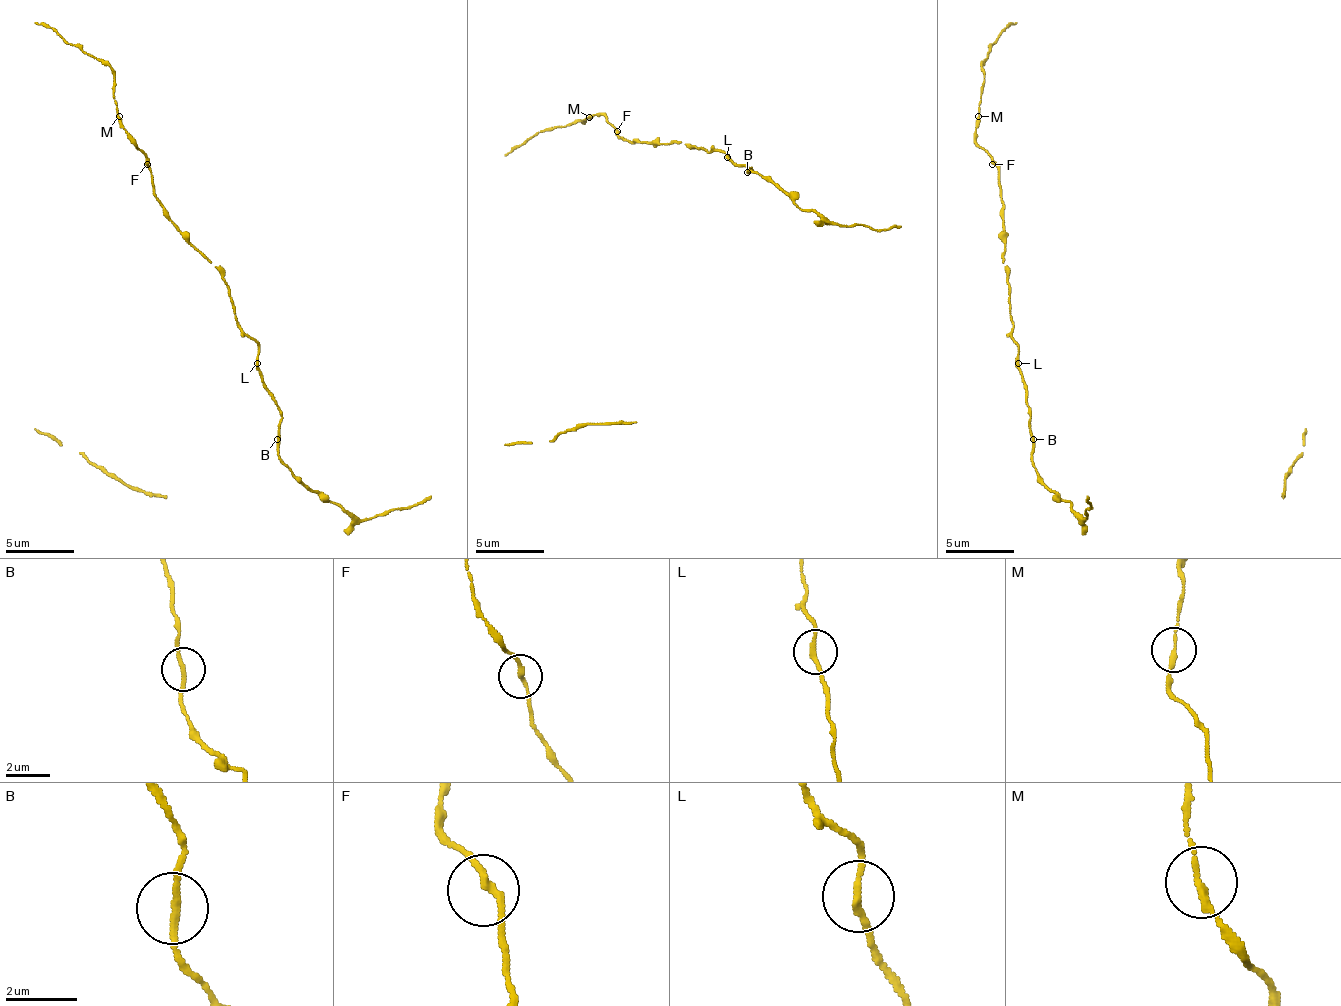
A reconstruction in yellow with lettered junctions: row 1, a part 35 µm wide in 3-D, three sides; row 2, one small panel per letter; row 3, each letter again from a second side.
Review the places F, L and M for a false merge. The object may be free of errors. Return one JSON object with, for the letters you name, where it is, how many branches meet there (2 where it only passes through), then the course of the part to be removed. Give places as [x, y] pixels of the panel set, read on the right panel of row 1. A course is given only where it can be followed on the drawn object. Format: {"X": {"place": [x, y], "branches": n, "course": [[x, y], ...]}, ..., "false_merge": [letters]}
{"false_merge": []}

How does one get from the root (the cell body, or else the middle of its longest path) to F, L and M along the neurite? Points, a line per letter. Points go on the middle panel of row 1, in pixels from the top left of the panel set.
F: (751, 169), (737, 165), (723, 151), (689, 148), (682, 141), (668, 144), (627, 141), (617, 131)
L: (751, 169), (727, 158)
M: (751, 169), (737, 165), (723, 151), (689, 148), (682, 141), (668, 144), (627, 141), (599, 114), (589, 117)

